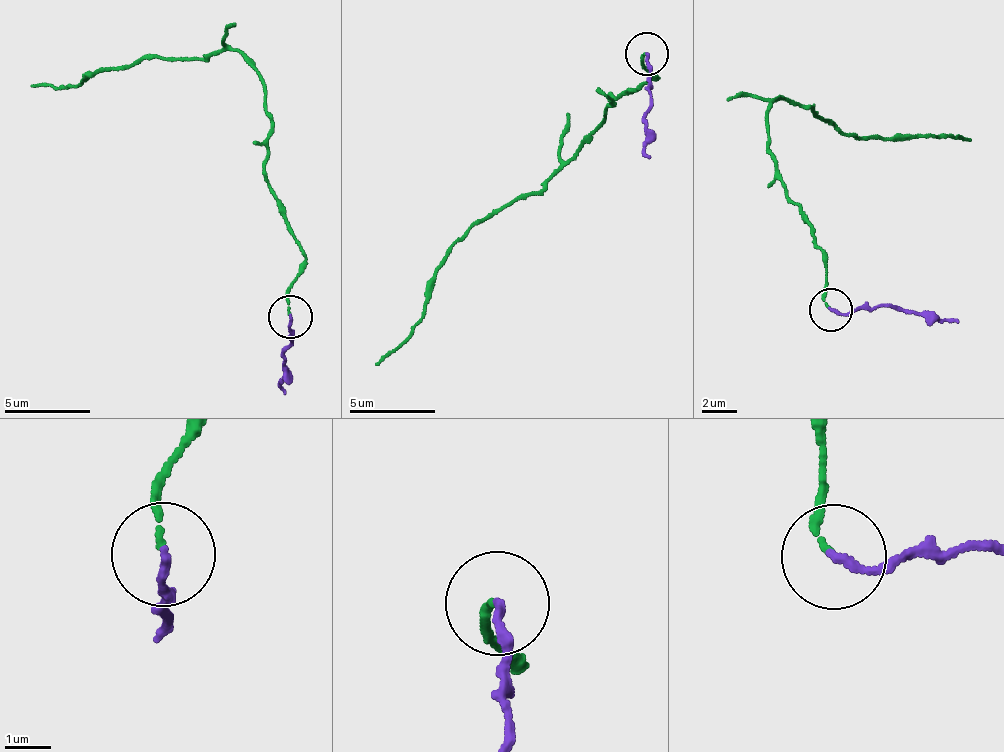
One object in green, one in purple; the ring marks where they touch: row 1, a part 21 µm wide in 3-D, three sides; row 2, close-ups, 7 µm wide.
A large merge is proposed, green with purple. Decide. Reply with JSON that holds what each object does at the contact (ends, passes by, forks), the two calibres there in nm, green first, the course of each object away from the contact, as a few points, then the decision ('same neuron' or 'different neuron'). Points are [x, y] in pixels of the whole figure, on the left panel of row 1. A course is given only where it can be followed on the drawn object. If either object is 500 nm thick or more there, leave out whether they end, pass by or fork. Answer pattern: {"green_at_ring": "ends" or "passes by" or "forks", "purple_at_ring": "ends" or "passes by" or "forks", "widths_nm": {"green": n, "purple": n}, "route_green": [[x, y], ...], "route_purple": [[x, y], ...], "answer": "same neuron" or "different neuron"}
{"green_at_ring": "ends", "purple_at_ring": "ends", "widths_nm": {"green": 120, "purple": 170}, "route_green": [[289, 315], [302, 257], [265, 176], [267, 87], [249, 57], [155, 56], [95, 70], [84, 85], [29, 86]], "route_purple": [[289, 318], [292, 333], [284, 357], [286, 395]], "answer": "same neuron"}

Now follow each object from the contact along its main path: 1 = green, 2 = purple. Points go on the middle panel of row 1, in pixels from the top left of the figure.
1: (645, 56), (654, 77), (611, 95), (606, 123), (559, 174), (454, 242), (427, 314), (374, 366)
2: (645, 54), (650, 70), (645, 126), (651, 154)

